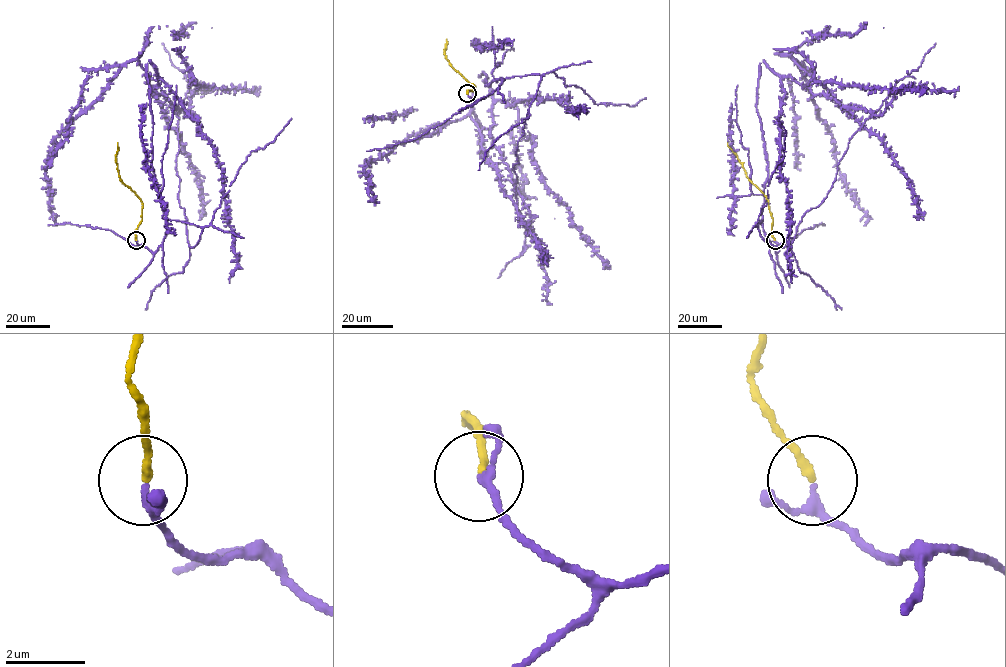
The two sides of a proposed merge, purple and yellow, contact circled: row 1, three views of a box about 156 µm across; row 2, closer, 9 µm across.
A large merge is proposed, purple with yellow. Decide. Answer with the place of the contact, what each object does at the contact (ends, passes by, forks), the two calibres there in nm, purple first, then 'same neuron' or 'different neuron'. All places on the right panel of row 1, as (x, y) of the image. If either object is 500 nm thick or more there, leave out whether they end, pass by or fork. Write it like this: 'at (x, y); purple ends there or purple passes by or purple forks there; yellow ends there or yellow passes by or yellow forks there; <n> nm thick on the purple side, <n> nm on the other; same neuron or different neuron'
at (775, 240); purple passes by; yellow ends there; 180 nm thick on the purple side, 200 nm on the other; same neuron

